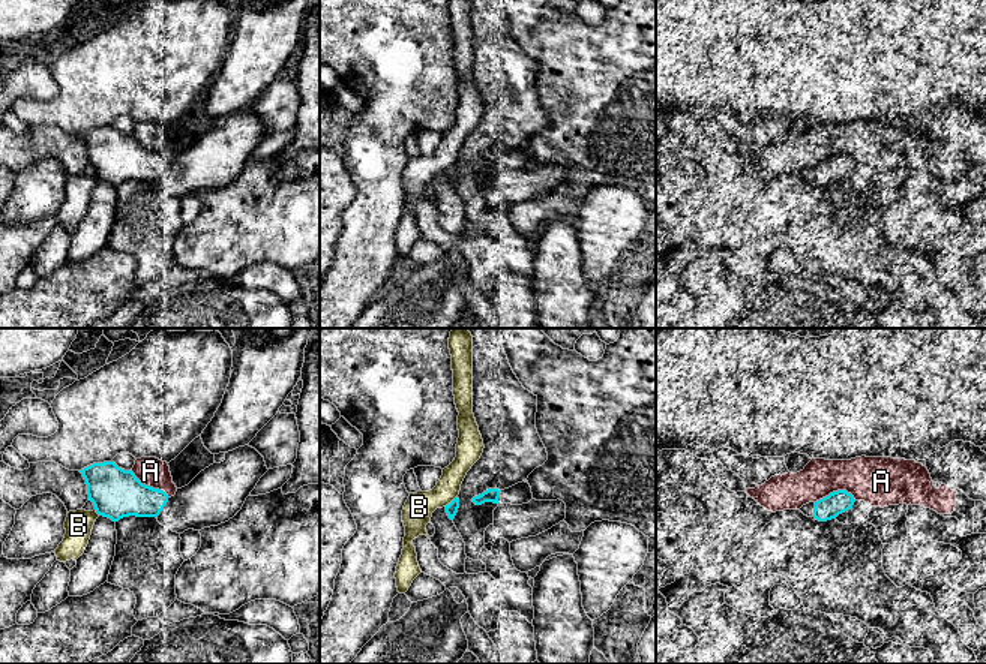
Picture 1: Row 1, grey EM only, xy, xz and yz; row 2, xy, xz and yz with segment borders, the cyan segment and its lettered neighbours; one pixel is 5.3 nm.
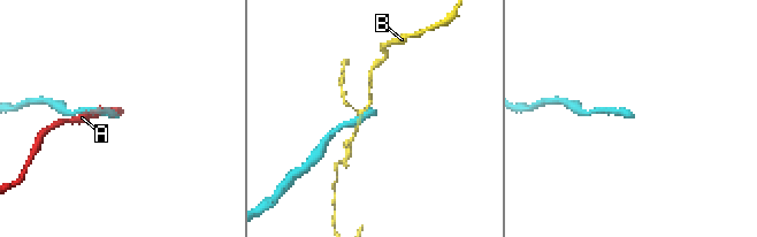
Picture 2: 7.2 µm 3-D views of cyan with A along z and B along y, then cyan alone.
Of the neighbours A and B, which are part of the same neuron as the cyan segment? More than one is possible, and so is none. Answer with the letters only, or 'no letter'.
no letter

